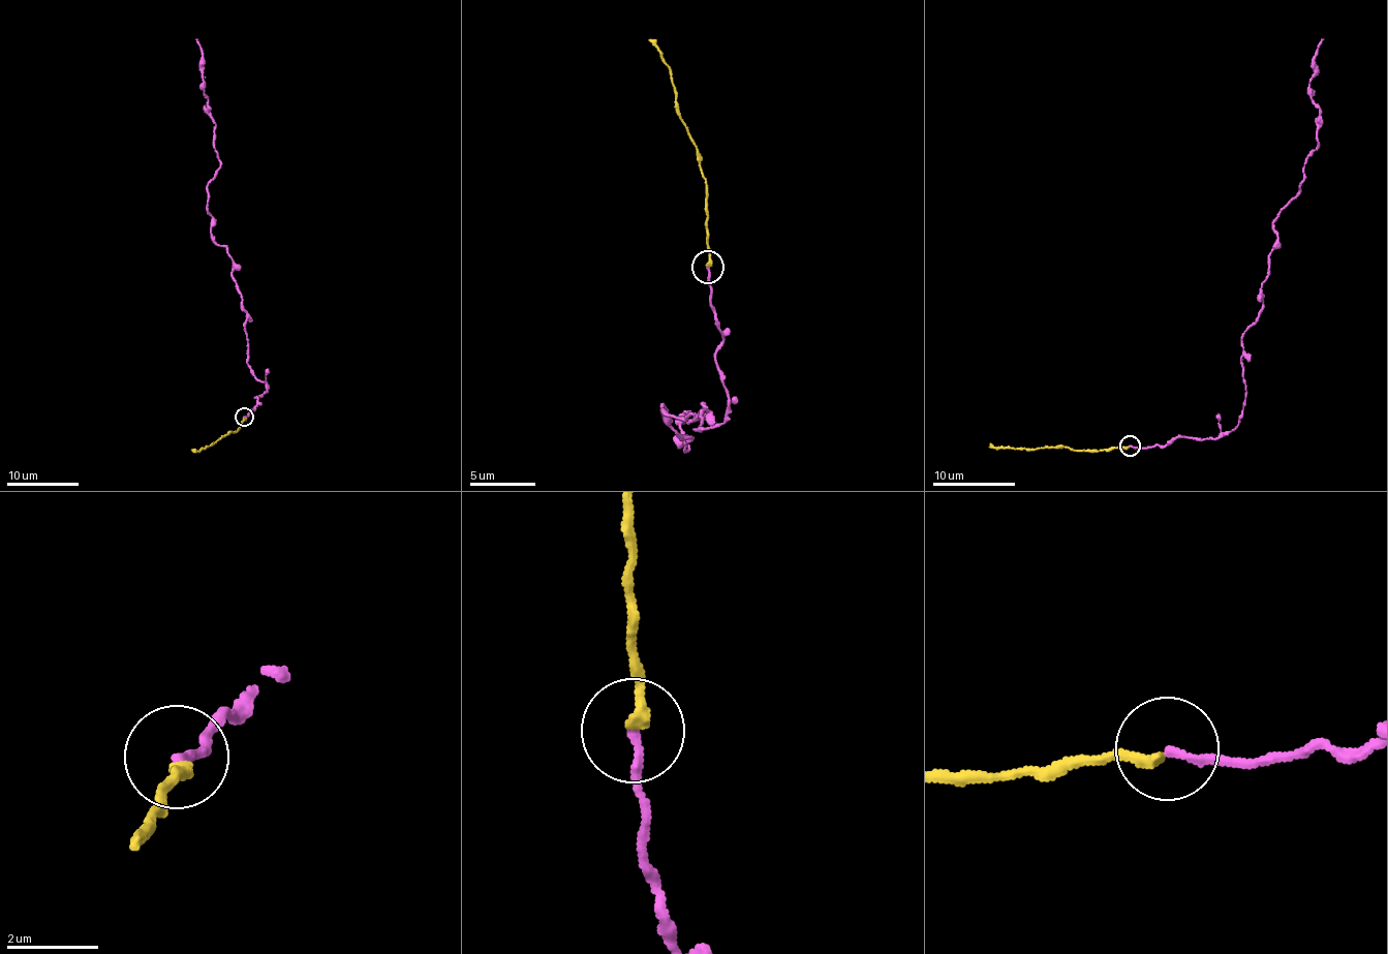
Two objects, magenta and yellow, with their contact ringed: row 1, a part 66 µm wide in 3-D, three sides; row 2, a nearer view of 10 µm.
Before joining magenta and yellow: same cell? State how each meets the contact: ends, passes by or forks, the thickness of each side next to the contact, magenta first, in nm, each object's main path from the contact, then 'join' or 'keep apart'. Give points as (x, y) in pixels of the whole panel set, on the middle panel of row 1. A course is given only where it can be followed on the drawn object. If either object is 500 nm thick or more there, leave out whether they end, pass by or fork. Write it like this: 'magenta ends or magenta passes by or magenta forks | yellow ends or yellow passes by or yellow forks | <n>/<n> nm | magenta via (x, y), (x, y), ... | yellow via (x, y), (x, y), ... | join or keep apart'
magenta ends | yellow ends | 200/240 nm | magenta via (707, 266), (725, 422), (695, 430), (705, 403), (689, 424), (667, 405), (686, 450), (679, 416) | yellow via (706, 267), (708, 204), (699, 148), (681, 120), (672, 68), (649, 38) | join

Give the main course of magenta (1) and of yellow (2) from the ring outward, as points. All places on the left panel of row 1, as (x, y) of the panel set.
1: (243, 417), (266, 385), (247, 363), (232, 257), (211, 233), (207, 184), (219, 165), (202, 49), (195, 38)
2: (243, 418), (239, 429), (207, 447), (191, 449)

